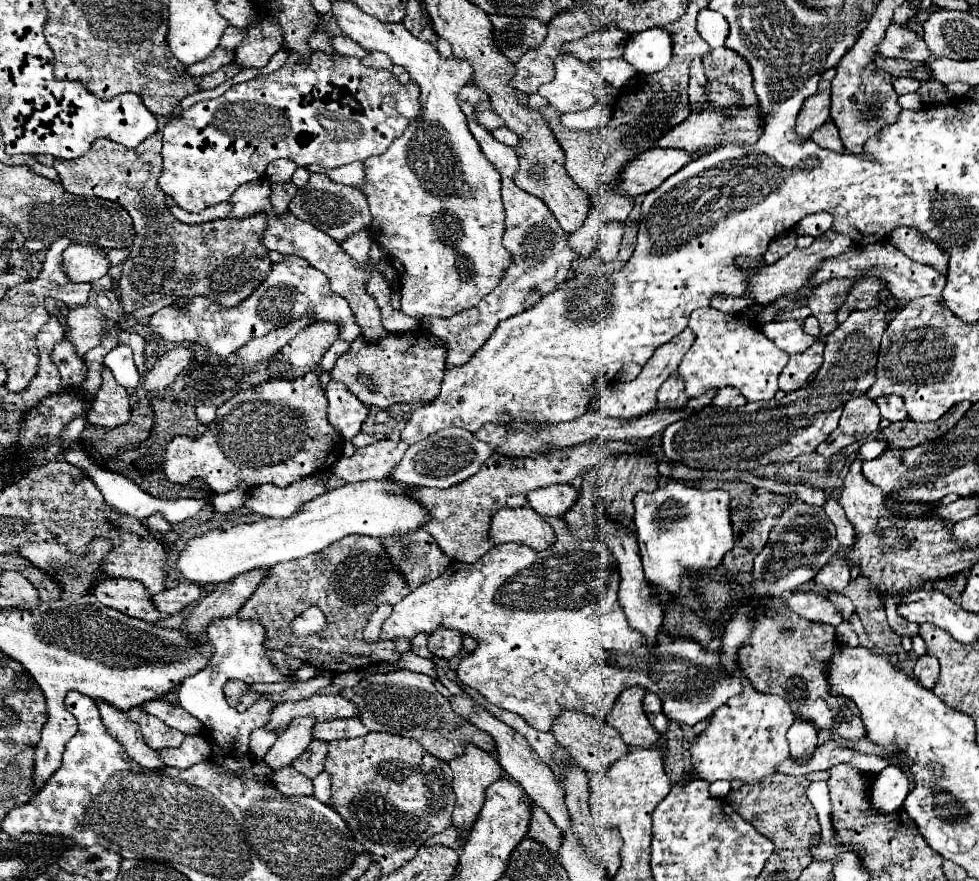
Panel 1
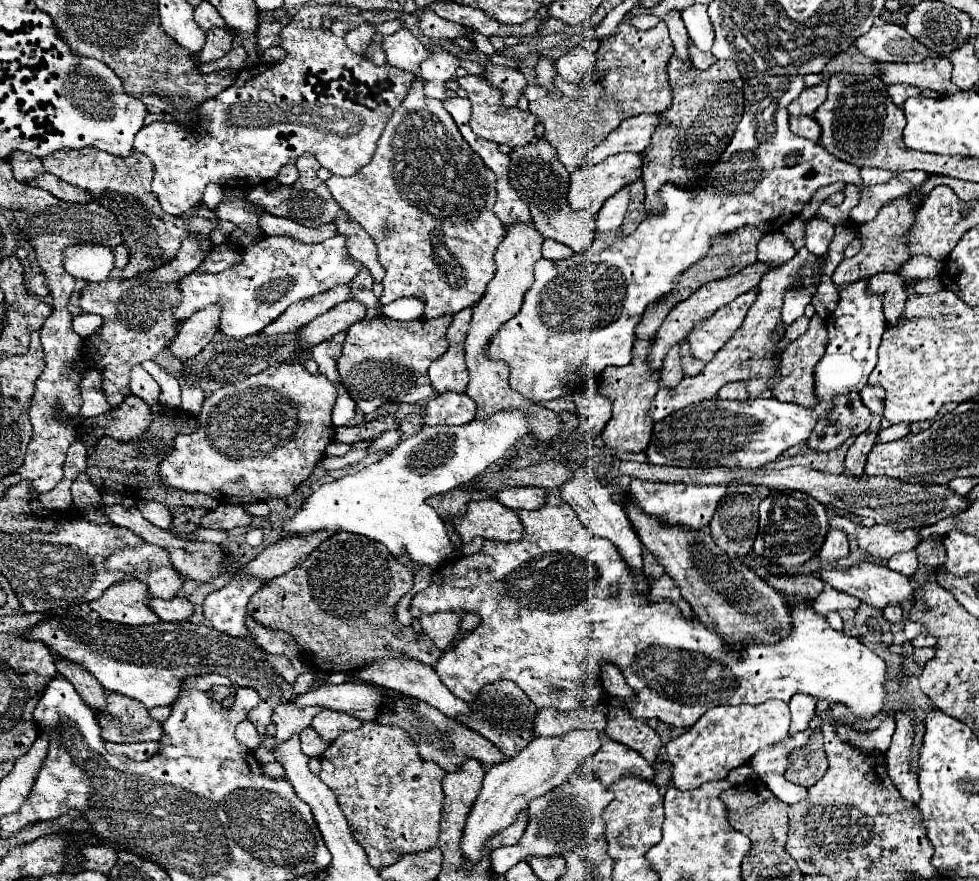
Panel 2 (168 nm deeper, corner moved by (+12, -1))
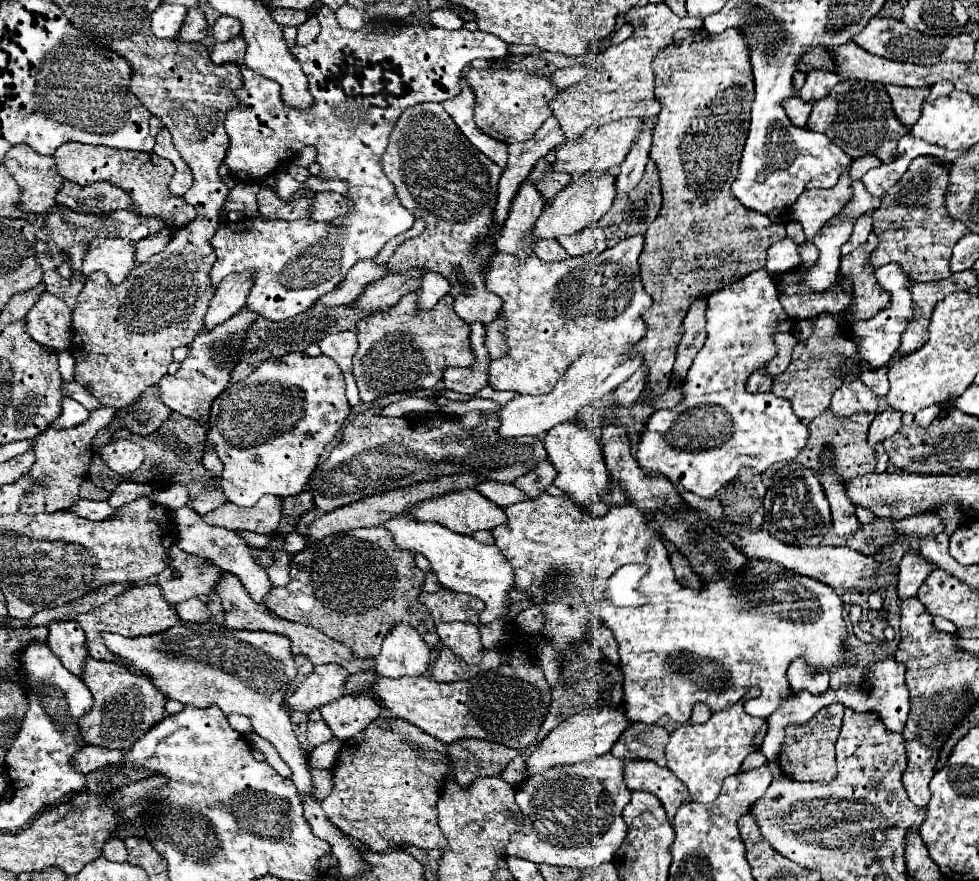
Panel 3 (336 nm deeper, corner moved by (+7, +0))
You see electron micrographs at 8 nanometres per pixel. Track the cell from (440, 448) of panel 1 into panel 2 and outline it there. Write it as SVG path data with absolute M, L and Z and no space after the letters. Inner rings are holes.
M512 408L494 412L492 416L474 418L472 422L462 426L422 426L414 436L402 440L396 448L392 448L392 452L388 452L382 460L366 466L364 470L352 476L344 476L340 480L322 484L318 490L314 490L314 494L296 512L296 516L282 524L284 538L292 534L310 534L316 530L336 528L376 540L384 544L390 550L390 554L408 556L414 564L438 566L442 562L450 562L454 560L454 546L450 544L444 520L438 518L436 510L426 504L426 498L454 490L456 486L466 484L472 478L480 476L488 466L502 460L506 456L506 450L526 434L530 434L528 412L512 410Z

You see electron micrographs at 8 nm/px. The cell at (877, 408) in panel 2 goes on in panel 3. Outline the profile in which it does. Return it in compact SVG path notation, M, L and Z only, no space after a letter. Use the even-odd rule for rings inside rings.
M863 367L859 379L861 379L867 387L871 387L873 393L875 393L877 397L885 397L887 391L889 391L887 367L881 367L881 369L869 369L869 367Z

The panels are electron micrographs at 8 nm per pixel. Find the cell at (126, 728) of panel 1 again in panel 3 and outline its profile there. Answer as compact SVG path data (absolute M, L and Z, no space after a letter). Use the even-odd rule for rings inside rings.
M77 621L51 623L47 645L73 675L83 677L85 657L89 657L89 651L85 647L85 631L81 631Z

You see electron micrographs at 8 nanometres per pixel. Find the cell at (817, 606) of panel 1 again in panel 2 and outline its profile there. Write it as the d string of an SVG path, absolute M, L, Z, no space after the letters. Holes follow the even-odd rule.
M826 588L822 594L818 594L818 598L814 600L814 608L816 612L820 614L828 614L832 610L840 612L844 608L858 608L862 604L862 600L854 598L854 596L848 596L848 594L840 594L840 592L832 592L832 588Z

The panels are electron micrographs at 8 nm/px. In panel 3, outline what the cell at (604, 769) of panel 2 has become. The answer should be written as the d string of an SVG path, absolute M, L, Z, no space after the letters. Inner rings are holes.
M637 759L637 763L623 761L623 781L631 791L649 791L657 795L667 811L667 819L673 821L681 803L689 801L687 787L673 775L671 769Z

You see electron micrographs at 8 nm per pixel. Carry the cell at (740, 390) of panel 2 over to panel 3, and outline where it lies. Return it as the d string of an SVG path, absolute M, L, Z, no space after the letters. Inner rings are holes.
M755 371L749 379L747 379L747 383L745 383L745 389L749 391L749 393L769 393L771 391L771 377L767 377L765 375L765 371L761 373L761 371Z

